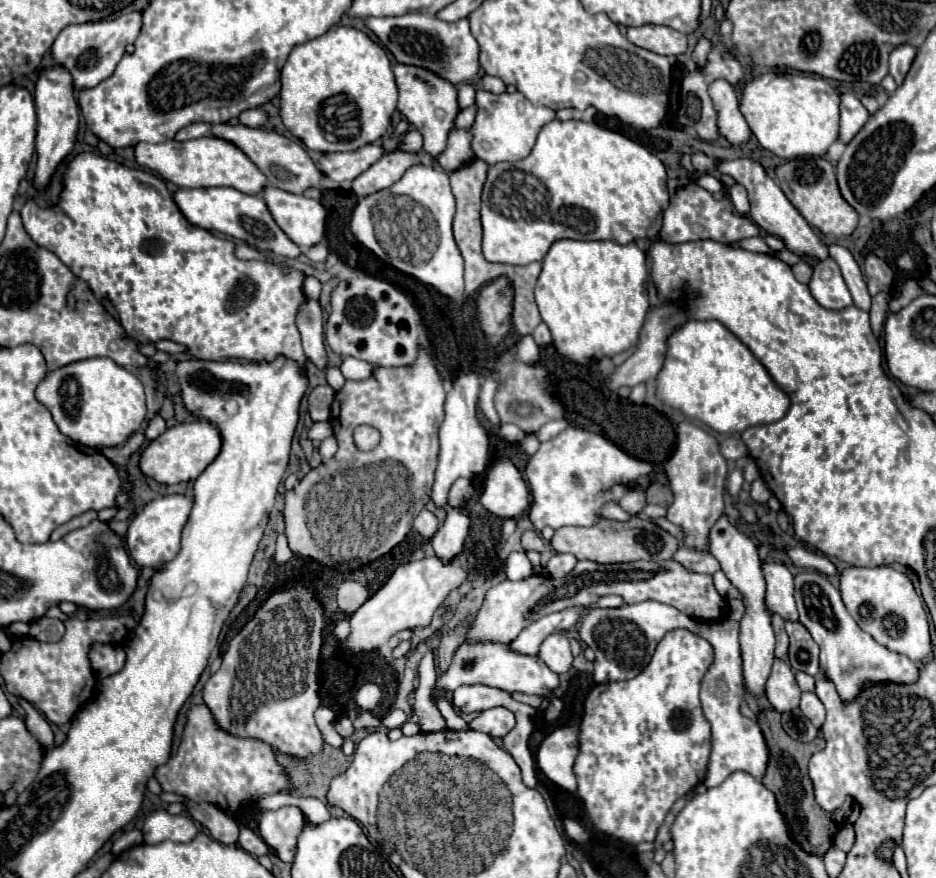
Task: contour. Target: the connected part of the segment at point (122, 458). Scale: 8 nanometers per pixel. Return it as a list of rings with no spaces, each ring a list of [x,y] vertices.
[[[137,432],[137,434],[135,434],[135,438],[131,436],[131,438],[129,438],[121,448],[103,448],[103,450],[101,450],[101,454],[103,454],[105,458],[109,458],[115,466],[125,466],[125,464],[129,462],[131,454],[133,454],[135,450],[139,450],[139,448],[141,448],[143,440],[145,440],[145,436],[143,436],[141,432]]]

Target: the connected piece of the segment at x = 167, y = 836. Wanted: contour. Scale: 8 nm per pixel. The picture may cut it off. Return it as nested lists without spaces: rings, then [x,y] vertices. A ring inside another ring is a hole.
[[[157,810],[147,816],[143,834],[147,844],[159,844],[163,840],[191,842],[199,834],[199,830],[189,816],[171,816],[165,810]]]

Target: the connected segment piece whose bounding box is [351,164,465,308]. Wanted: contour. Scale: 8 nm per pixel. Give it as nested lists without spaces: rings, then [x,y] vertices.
[[[415,164],[393,186],[359,200],[351,218],[351,232],[383,262],[423,284],[431,284],[441,296],[463,308],[463,258],[451,232],[453,216],[455,198],[447,172],[437,166]]]

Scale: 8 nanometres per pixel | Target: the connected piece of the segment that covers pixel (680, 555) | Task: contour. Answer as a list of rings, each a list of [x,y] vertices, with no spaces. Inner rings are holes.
[[[681,546],[677,550],[675,560],[681,562],[685,568],[689,568],[693,572],[703,572],[703,574],[715,574],[721,568],[709,550],[695,550],[695,548],[687,548],[687,546]]]

